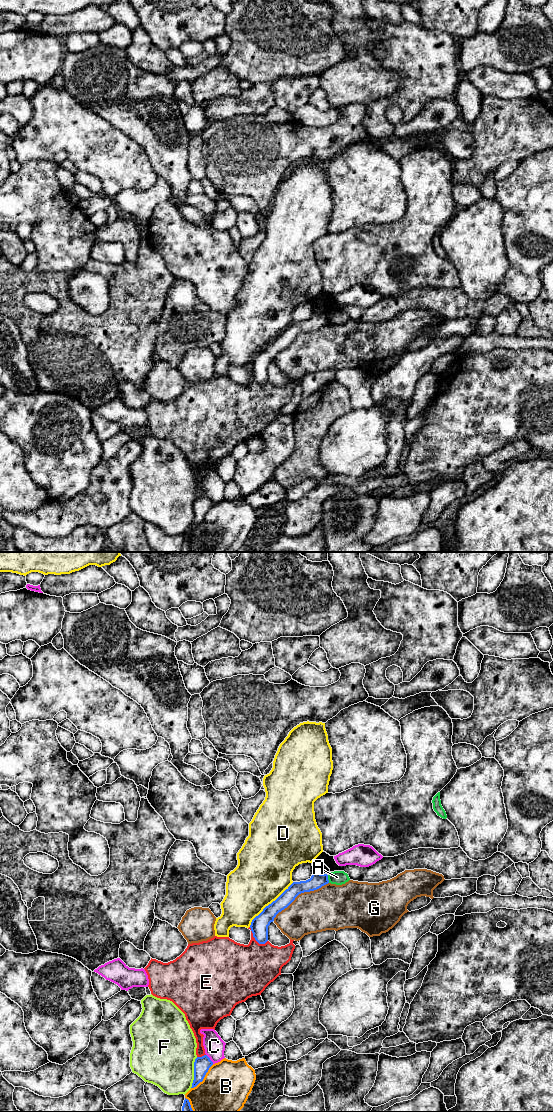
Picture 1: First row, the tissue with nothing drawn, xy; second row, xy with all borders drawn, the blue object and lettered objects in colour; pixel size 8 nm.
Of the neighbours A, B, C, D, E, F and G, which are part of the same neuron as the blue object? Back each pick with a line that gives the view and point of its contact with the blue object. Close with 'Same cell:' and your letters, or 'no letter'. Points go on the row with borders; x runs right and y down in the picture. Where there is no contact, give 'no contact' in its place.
Same cell: no letter

